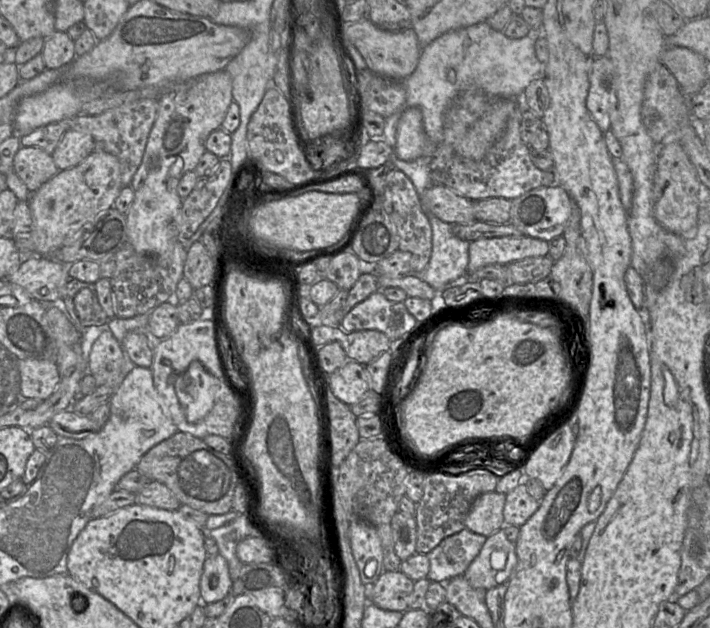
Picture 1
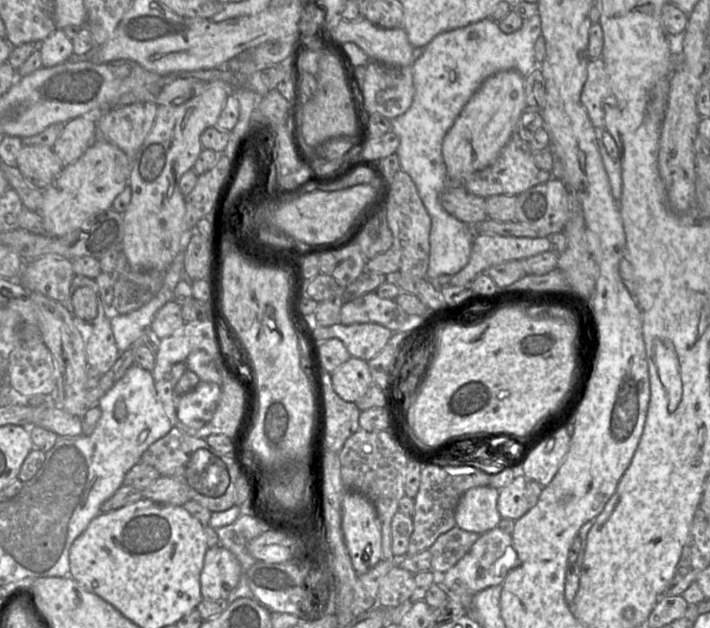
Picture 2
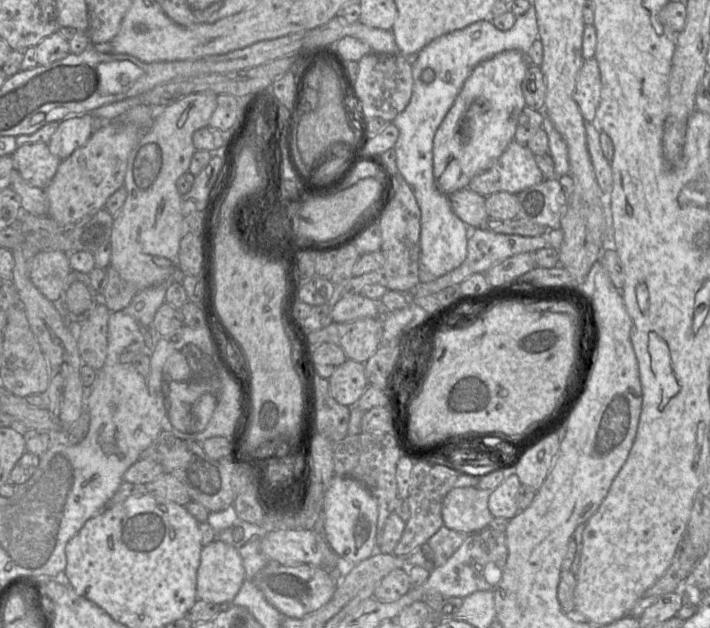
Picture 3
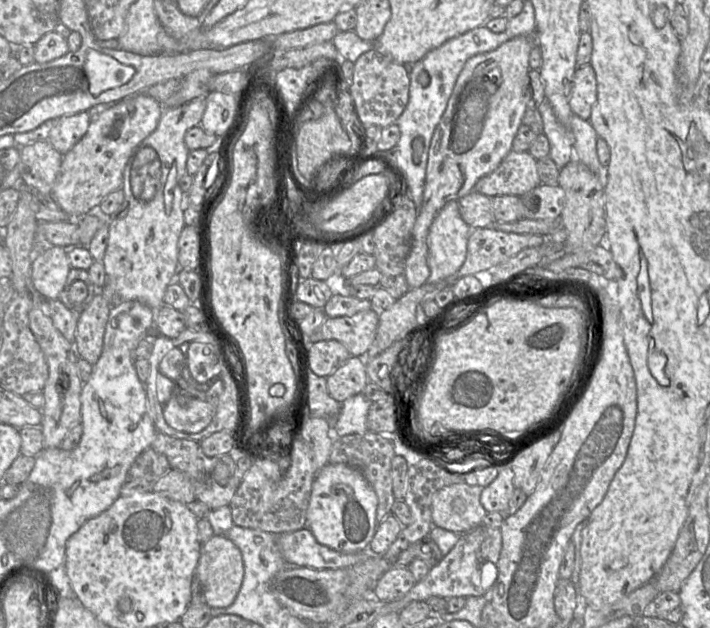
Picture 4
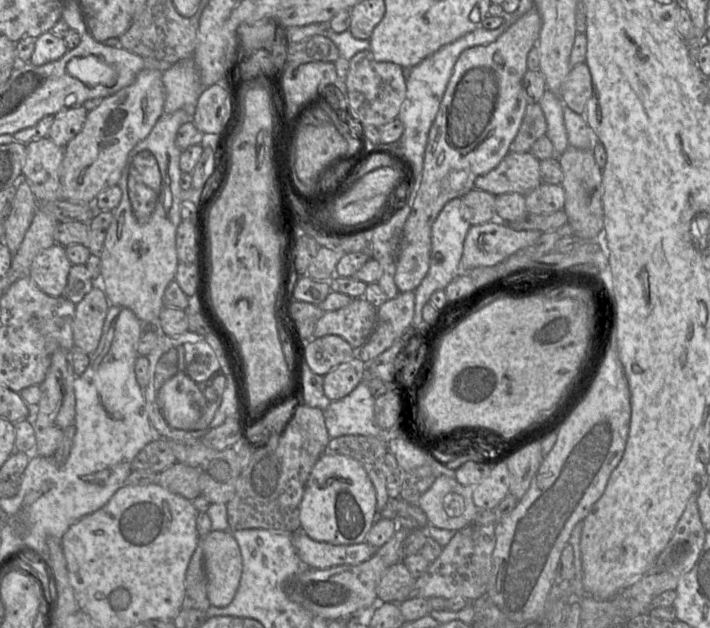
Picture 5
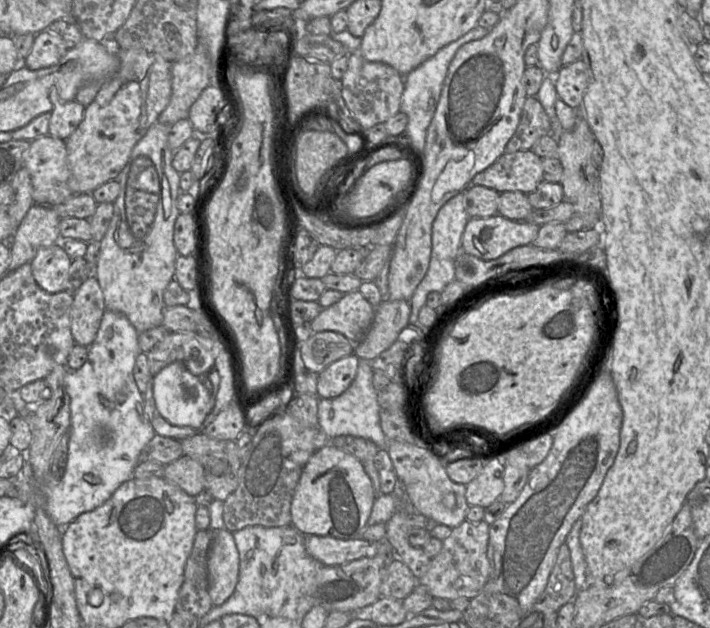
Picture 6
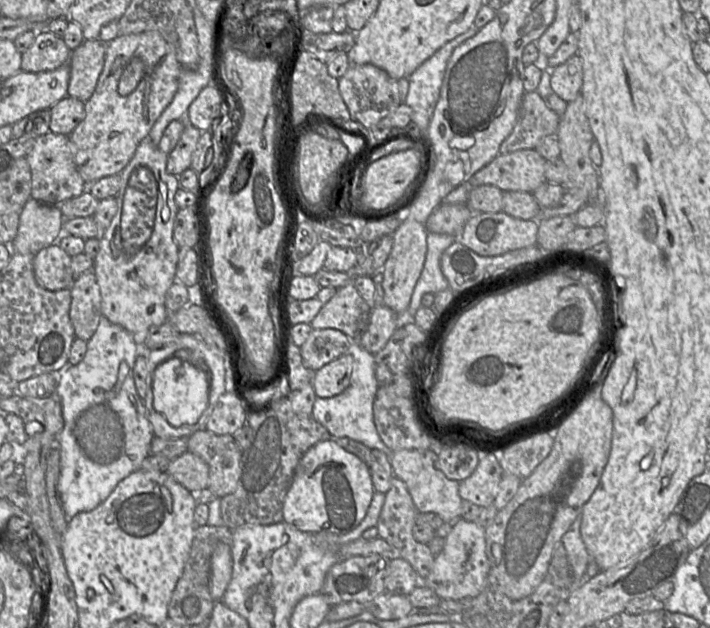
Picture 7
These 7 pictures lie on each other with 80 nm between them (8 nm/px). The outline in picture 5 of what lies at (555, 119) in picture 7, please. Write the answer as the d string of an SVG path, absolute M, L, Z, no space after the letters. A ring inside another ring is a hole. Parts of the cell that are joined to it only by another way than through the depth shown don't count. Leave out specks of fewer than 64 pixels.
M539 103L527 104L519 130L509 146L509 152L528 152L533 143L546 135L547 125Z

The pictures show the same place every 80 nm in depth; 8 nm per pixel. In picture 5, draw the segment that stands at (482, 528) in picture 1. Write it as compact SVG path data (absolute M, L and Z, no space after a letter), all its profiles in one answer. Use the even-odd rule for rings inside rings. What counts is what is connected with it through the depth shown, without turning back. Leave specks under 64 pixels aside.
M440 475L421 495L418 505L431 525L458 531L474 522L479 509L473 502L473 489L474 486L462 485L456 478Z

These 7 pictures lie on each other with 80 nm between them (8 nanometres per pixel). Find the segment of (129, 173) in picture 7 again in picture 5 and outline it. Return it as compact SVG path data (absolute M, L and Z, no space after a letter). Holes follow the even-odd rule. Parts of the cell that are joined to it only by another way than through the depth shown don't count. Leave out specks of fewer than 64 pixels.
M193 108L192 109L179 109L175 111L174 113L171 114L165 114L159 118L159 120L156 122L154 127L152 128L151 132L149 135L143 139L141 142L139 142L129 153L128 159L126 162L126 165L123 169L120 181L118 183L118 186L120 187L122 191L122 198L117 206L117 208L113 211L113 216L112 216L112 222L109 226L103 249L100 254L100 259L101 259L101 276L100 276L100 281L98 284L101 285L103 288L107 299L111 305L114 306L121 306L130 309L136 317L143 323L143 324L155 324L157 322L157 318L159 317L159 314L161 310L164 307L164 302L163 302L163 295L166 287L170 282L175 280L175 274L177 270L177 266L179 264L179 260L177 257L177 251L176 251L176 230L180 222L182 221L181 218L181 203L186 197L186 193L181 189L180 187L180 178L182 171L179 166L179 159L181 152L183 150L180 150L175 142L177 131L179 127L188 122L192 121L193 119Z

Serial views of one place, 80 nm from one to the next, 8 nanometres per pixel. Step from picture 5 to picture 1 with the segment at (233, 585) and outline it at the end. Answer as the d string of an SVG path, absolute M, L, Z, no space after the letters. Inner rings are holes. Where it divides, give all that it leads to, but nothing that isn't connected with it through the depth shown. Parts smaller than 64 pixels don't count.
M220 554L207 557L200 578L201 603L210 604L222 600L231 592L232 584L225 558Z

